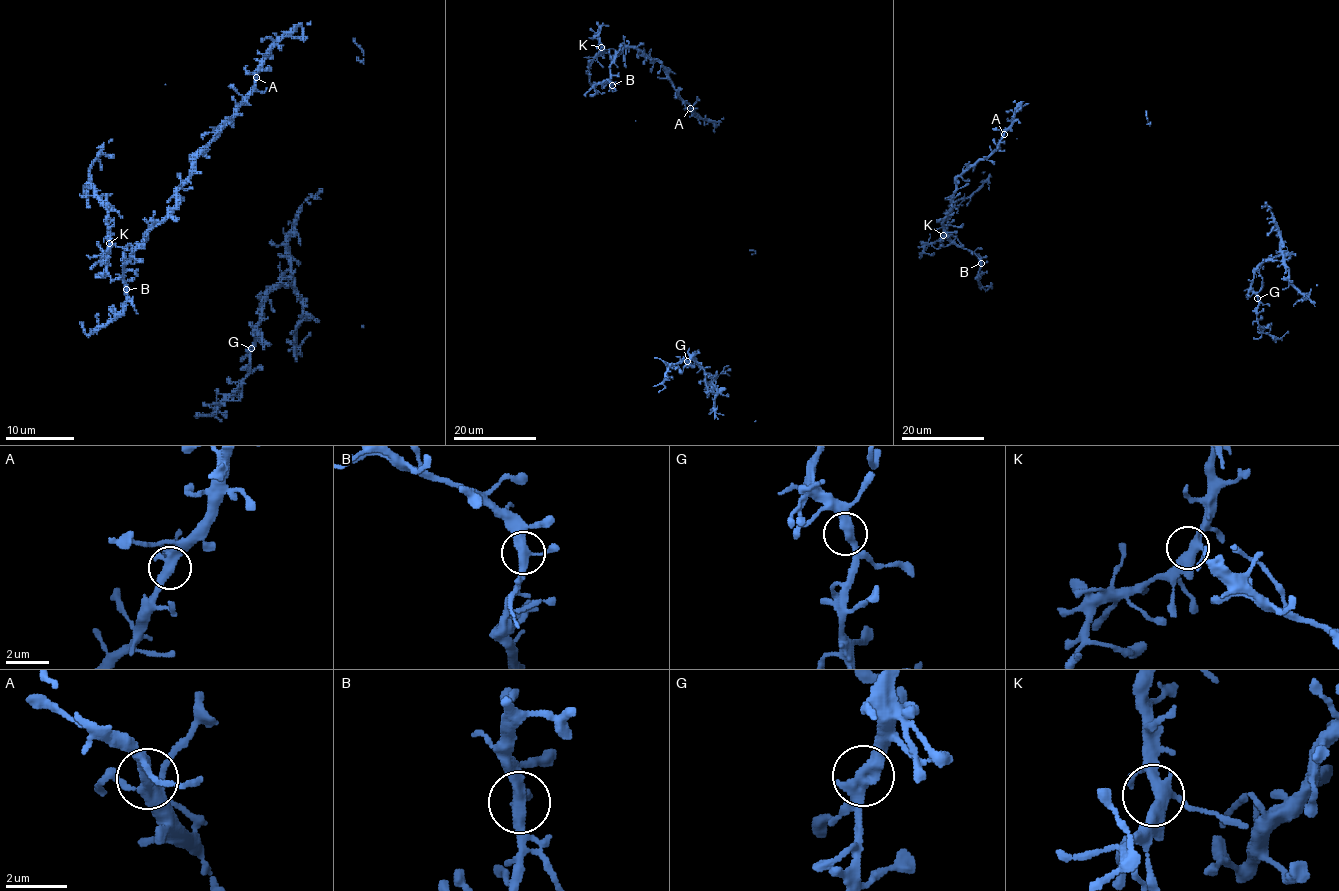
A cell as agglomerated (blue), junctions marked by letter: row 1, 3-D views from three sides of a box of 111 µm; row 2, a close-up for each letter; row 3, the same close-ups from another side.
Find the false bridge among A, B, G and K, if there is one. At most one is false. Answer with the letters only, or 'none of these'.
none of these

